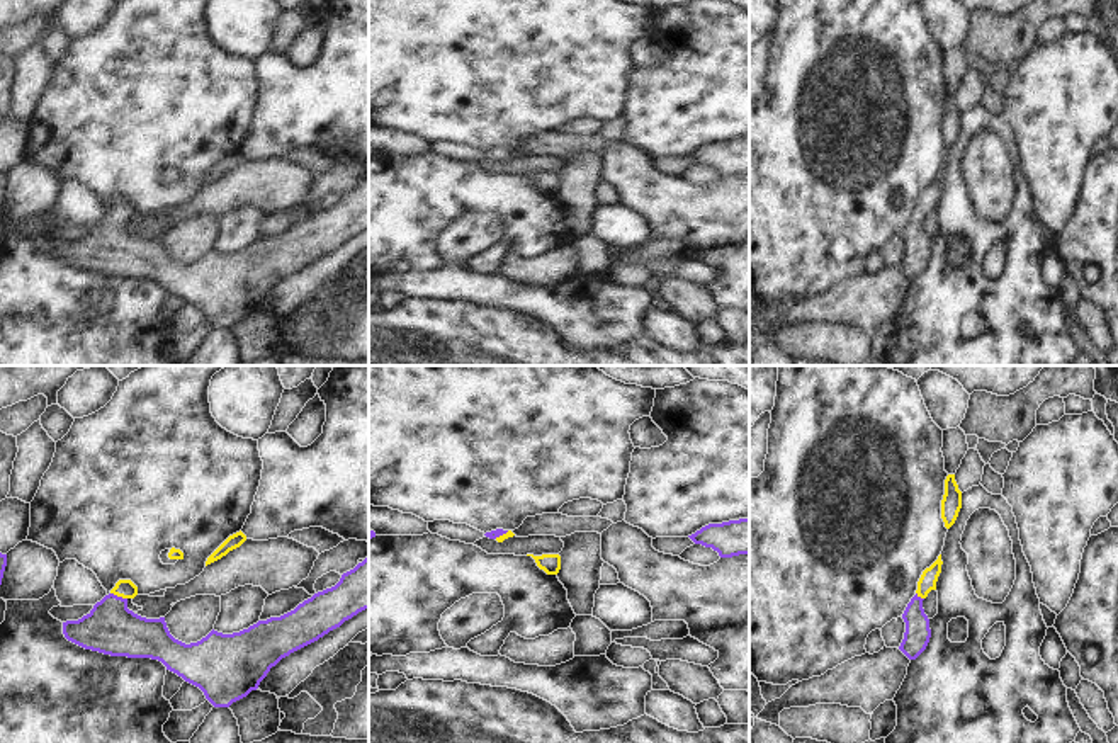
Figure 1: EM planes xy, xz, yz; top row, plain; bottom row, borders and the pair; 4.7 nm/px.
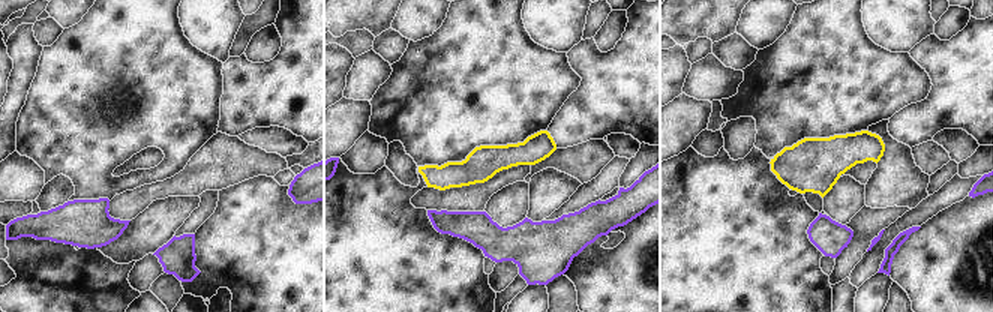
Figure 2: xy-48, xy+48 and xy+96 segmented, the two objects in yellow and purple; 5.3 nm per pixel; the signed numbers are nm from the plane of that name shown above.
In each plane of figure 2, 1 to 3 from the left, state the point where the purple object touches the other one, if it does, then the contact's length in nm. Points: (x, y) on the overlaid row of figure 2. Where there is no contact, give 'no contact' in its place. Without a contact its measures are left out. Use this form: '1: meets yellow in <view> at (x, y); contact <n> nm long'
1: no contact
2: no contact
3: no contact

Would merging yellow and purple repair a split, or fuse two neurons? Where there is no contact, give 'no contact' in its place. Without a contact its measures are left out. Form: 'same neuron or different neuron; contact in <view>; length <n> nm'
same neuron; contact in xy; length 90 nm

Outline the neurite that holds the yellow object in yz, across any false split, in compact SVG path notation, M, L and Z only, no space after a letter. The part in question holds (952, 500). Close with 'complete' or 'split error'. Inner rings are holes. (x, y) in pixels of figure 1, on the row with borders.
M948 474L945 479L945 495L941 500L941 519L945 522L945 527L950 529L962 508L962 491L958 490L958 485L955 481L955 474Z | complete

